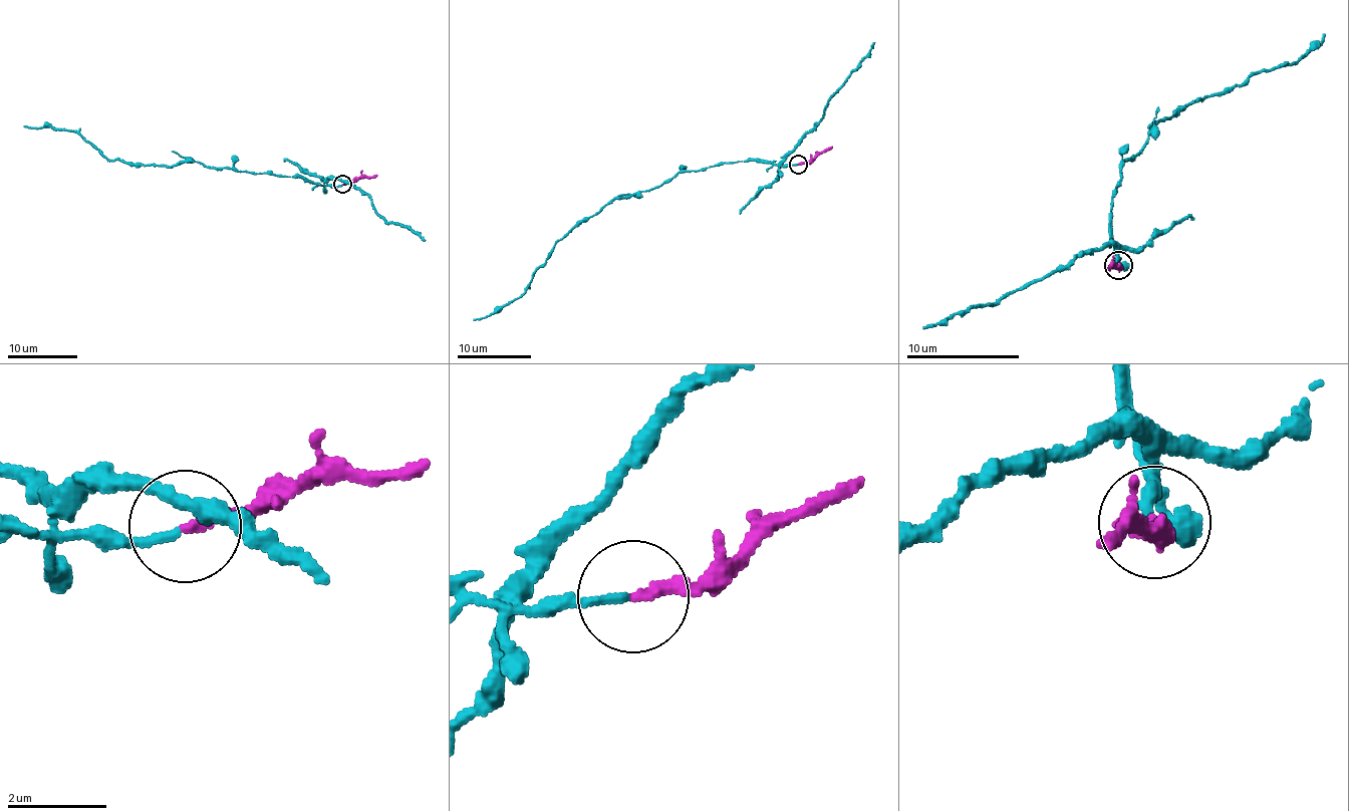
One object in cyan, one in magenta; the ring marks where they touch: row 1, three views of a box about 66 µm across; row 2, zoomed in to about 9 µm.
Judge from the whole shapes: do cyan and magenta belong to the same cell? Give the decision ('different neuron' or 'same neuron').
different neuron

